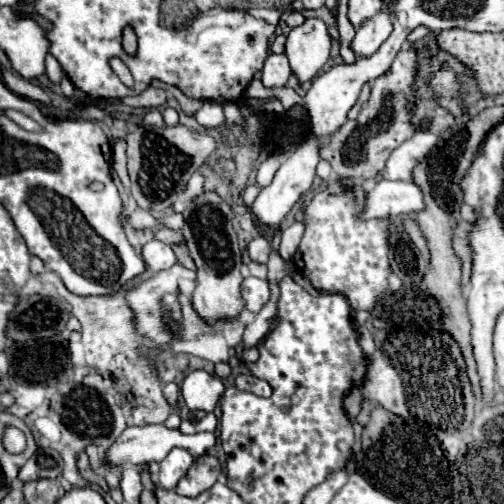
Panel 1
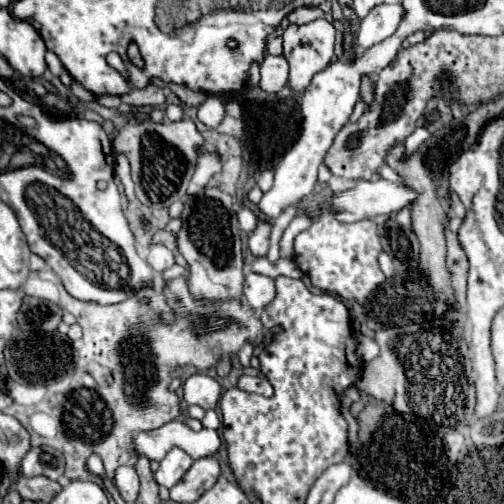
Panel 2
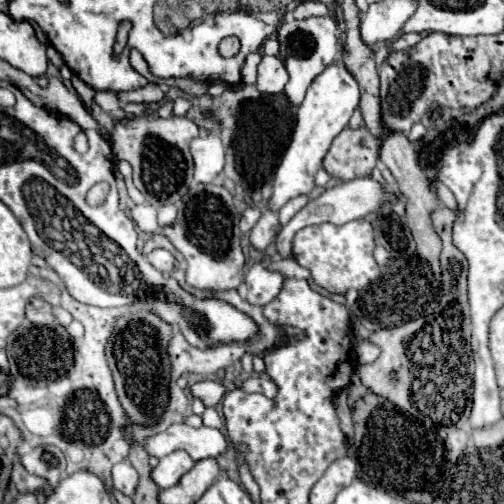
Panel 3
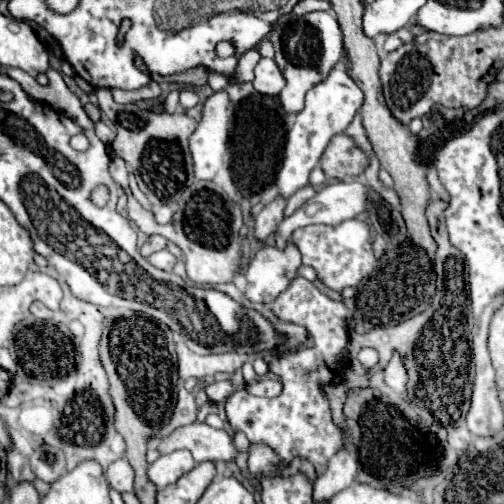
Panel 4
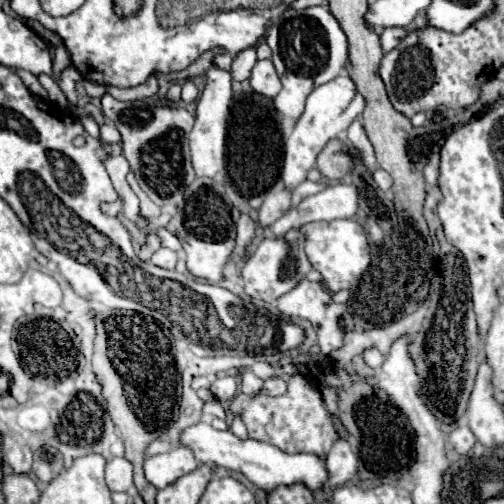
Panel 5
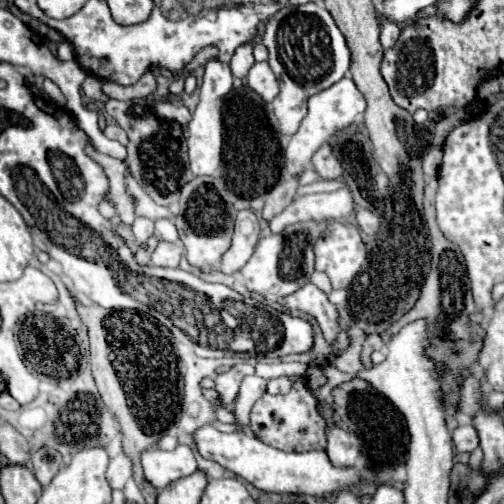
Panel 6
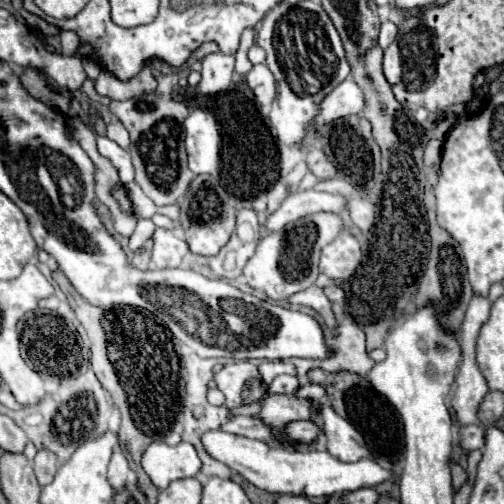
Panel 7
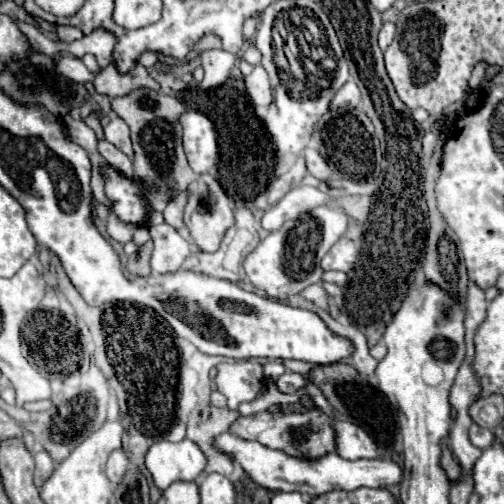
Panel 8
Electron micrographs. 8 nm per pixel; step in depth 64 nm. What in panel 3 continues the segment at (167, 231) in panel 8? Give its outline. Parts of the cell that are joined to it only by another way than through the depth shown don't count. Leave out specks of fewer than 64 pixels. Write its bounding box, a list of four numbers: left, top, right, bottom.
[146,248,176,272]

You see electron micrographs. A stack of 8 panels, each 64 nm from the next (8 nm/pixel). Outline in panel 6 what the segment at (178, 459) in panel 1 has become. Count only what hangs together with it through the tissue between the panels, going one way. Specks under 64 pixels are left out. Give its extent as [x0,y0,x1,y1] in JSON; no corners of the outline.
[142,446,200,490]

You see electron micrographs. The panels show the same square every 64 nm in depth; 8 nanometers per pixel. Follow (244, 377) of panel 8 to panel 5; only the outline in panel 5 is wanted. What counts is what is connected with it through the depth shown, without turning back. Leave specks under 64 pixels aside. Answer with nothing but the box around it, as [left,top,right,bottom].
[210,376,236,402]

